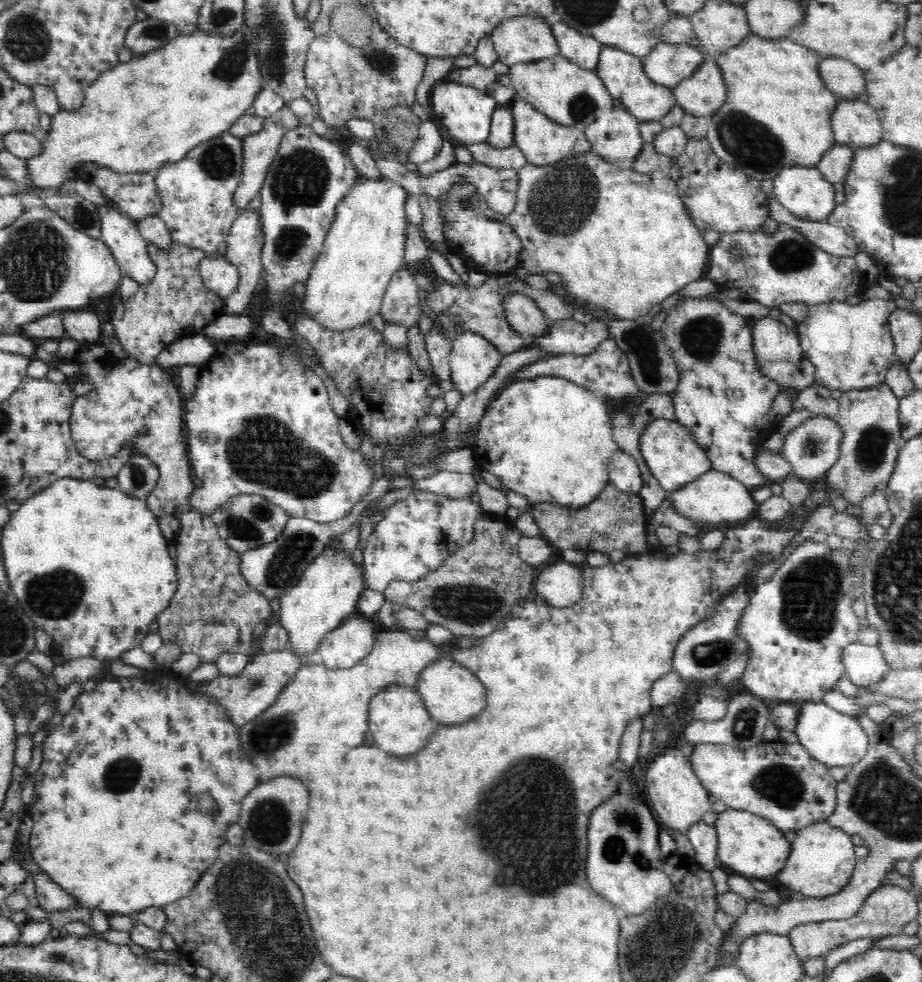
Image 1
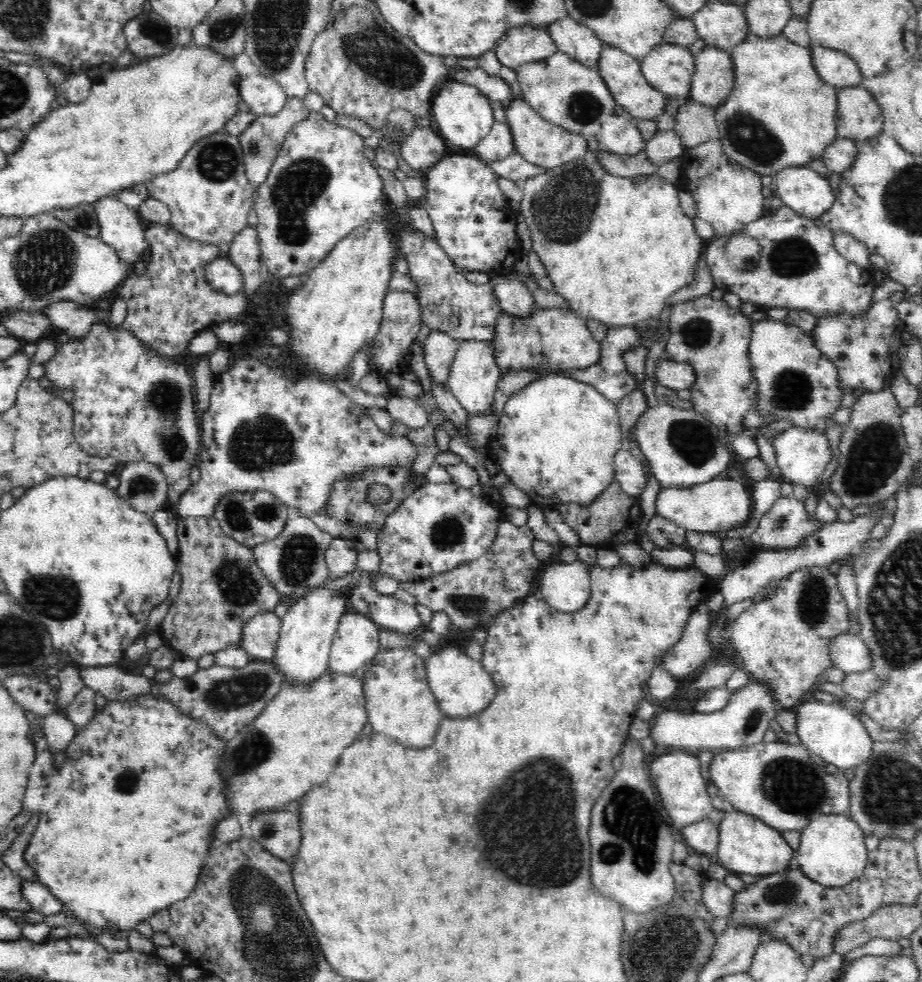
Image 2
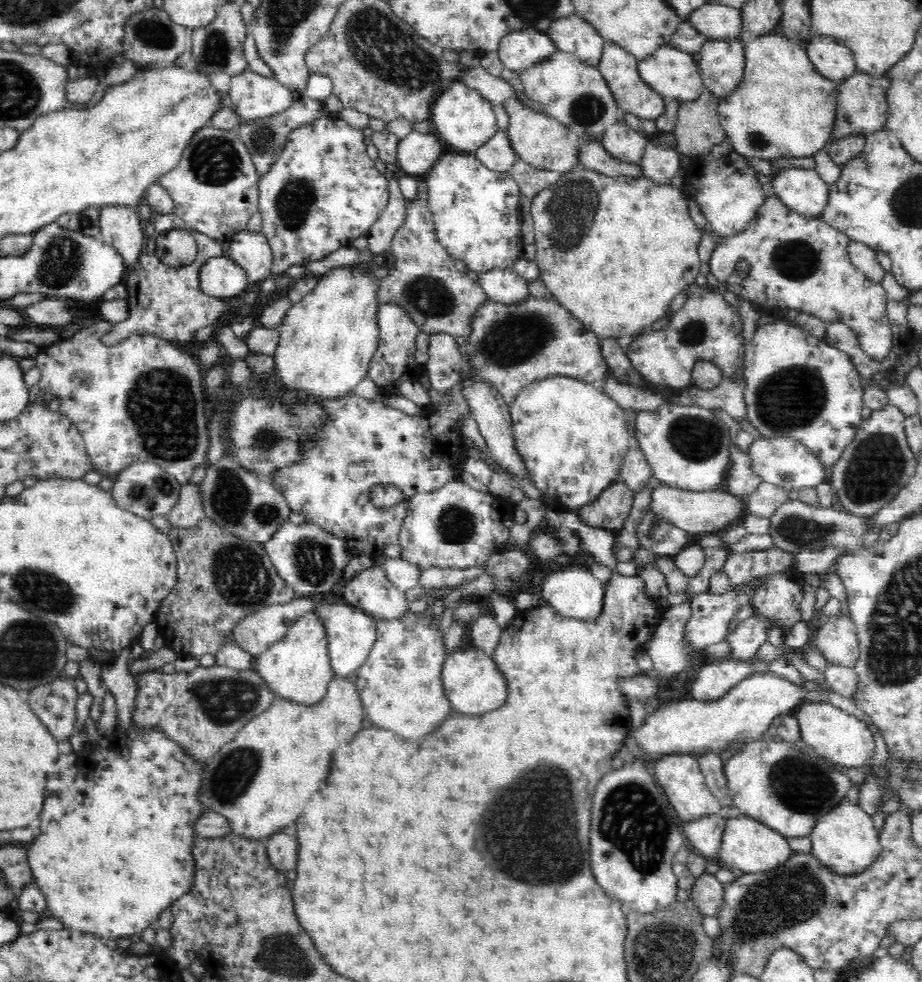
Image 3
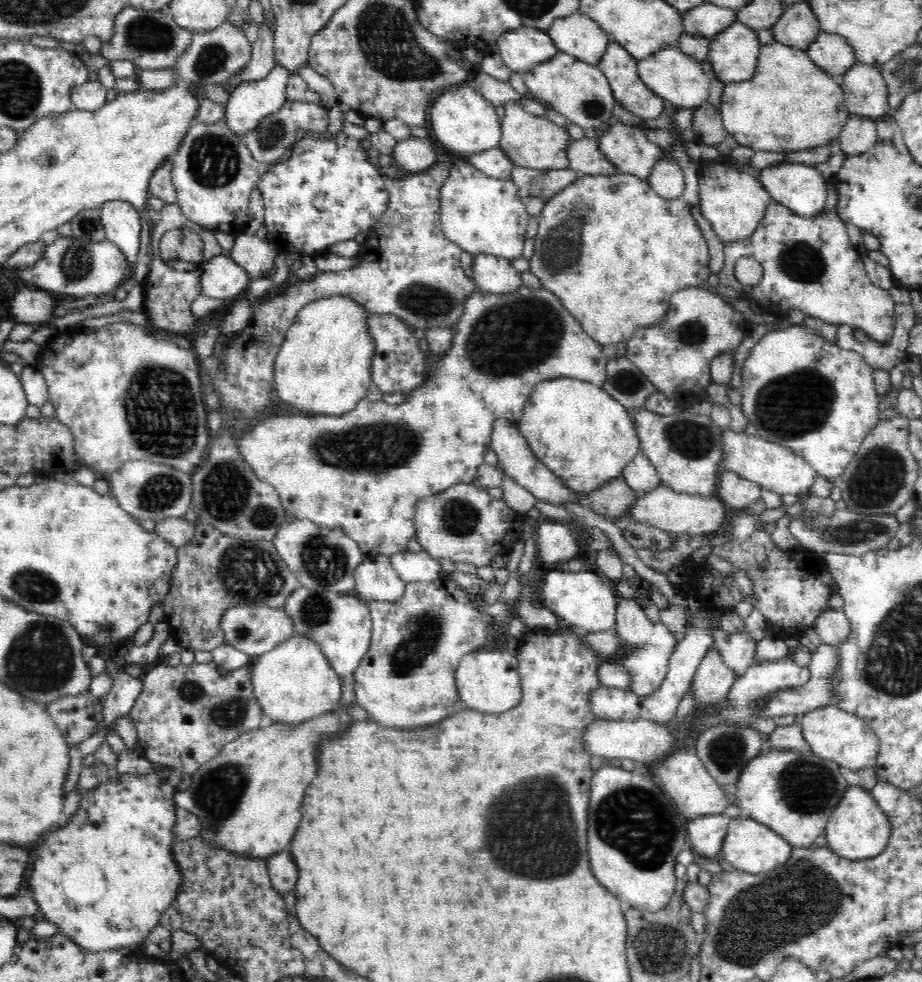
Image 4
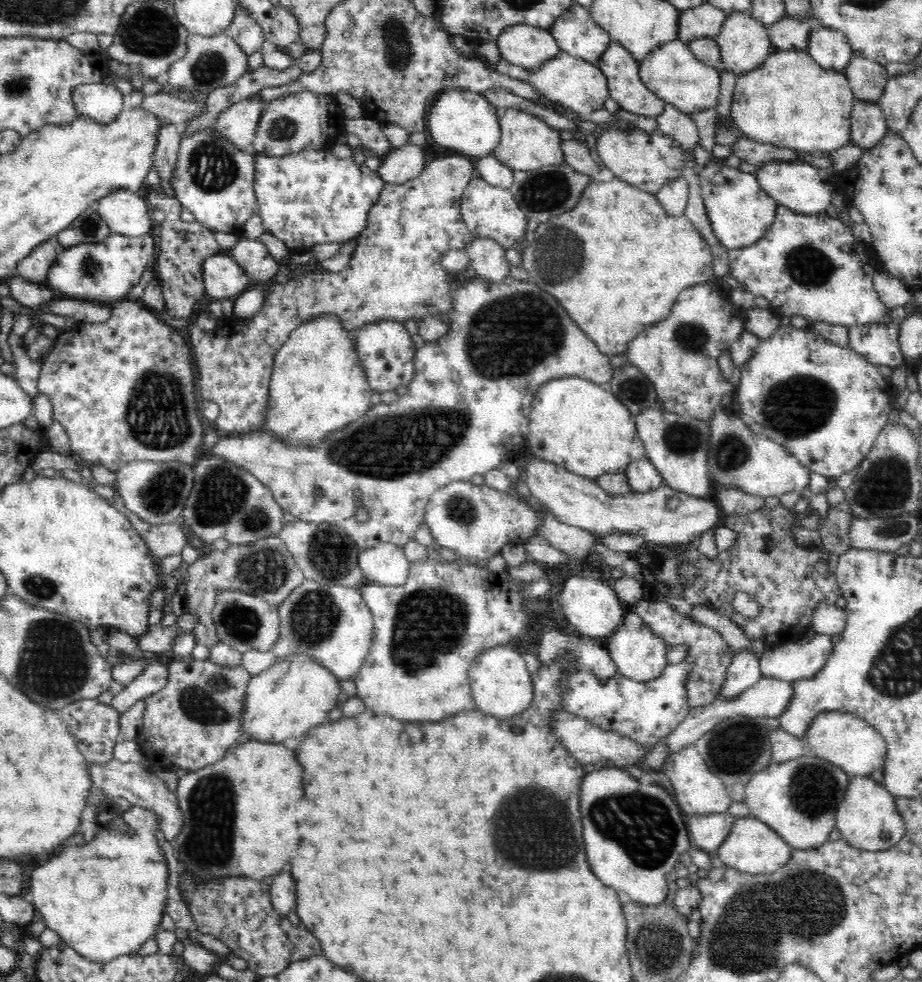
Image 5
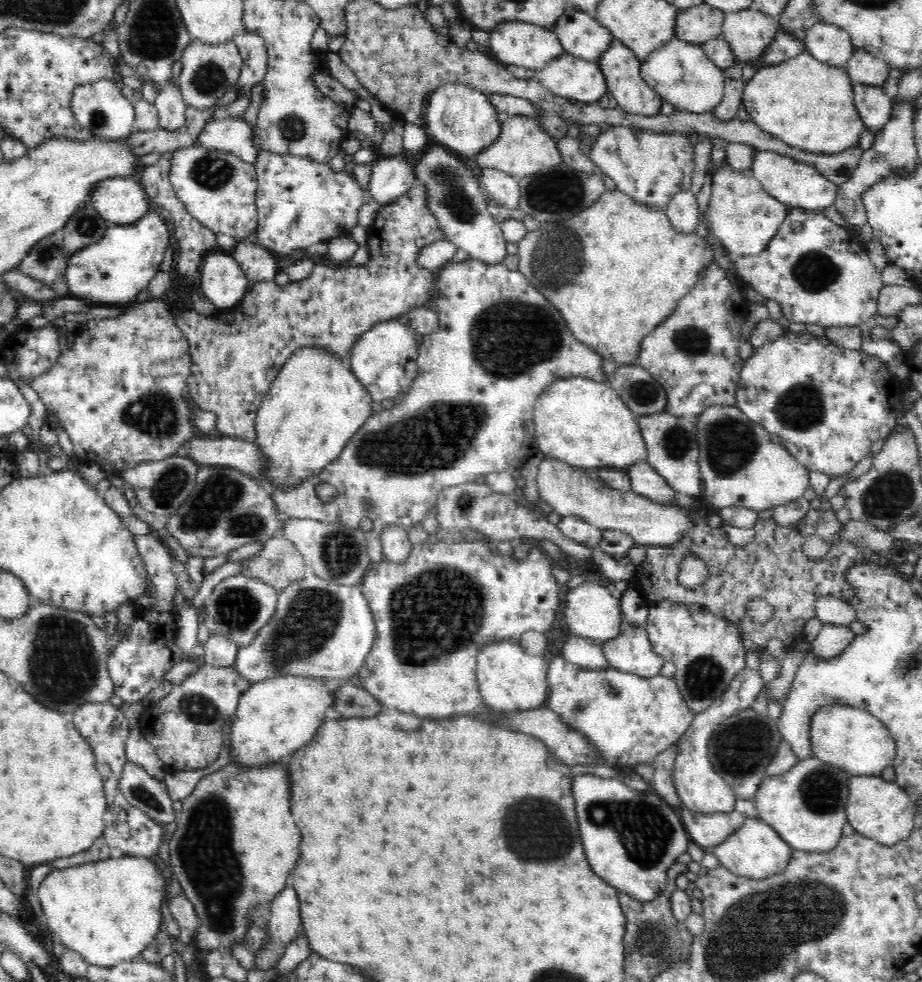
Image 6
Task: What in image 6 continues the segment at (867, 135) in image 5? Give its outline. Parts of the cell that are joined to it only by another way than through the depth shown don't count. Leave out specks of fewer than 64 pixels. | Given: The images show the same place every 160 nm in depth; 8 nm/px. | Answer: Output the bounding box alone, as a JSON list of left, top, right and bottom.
[853,83,892,132]

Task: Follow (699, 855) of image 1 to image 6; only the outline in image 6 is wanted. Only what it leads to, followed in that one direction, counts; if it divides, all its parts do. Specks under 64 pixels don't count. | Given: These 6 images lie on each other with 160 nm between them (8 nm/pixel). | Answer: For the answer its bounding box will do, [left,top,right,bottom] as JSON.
[679,806,746,850]

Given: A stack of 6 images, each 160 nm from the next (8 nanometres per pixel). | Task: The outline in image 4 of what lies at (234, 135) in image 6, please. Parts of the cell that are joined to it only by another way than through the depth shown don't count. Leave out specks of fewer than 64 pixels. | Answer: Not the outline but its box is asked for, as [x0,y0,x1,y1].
[224,65,291,136]

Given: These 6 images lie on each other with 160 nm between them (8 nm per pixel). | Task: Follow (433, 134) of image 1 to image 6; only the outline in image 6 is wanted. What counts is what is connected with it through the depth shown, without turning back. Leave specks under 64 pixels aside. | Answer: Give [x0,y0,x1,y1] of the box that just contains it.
[370,155,417,207]

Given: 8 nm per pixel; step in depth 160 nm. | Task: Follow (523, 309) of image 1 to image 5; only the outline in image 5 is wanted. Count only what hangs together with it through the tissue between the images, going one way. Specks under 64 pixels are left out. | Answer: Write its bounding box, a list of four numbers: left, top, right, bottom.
[466,238,511,283]

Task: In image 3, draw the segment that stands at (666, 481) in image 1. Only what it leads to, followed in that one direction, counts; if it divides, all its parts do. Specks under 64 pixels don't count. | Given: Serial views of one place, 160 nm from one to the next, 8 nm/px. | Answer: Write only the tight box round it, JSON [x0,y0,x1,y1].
[634,401,731,492]

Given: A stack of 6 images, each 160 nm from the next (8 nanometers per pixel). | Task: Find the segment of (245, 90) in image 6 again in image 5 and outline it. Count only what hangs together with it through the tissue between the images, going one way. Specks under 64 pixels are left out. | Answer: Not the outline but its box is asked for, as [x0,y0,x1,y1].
[224,4,265,55]

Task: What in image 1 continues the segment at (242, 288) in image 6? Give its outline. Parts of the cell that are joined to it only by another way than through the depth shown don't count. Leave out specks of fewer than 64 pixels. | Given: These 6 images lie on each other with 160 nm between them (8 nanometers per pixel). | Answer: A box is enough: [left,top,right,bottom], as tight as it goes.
[199,258,240,300]

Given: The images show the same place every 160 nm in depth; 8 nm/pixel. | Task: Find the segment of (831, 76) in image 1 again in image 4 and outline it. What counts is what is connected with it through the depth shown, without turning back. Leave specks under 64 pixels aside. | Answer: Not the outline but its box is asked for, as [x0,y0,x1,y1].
[806,31,856,76]

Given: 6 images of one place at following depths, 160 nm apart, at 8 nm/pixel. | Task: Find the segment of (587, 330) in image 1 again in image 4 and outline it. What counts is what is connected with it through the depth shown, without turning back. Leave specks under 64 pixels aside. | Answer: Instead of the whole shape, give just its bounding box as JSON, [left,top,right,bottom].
[238,285,607,556]

